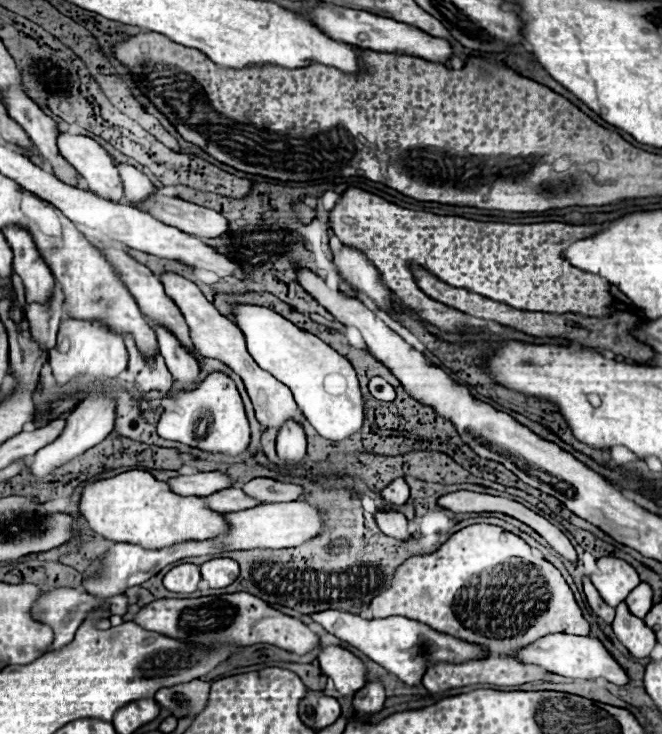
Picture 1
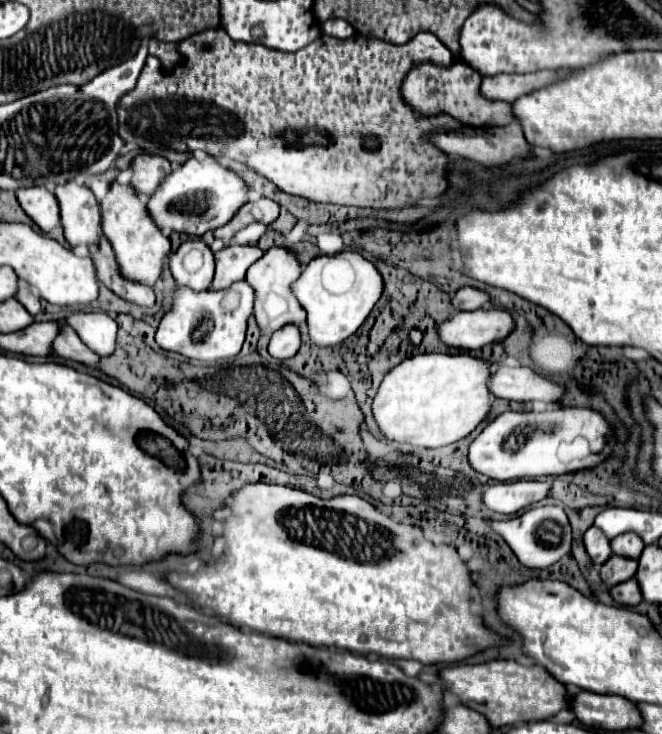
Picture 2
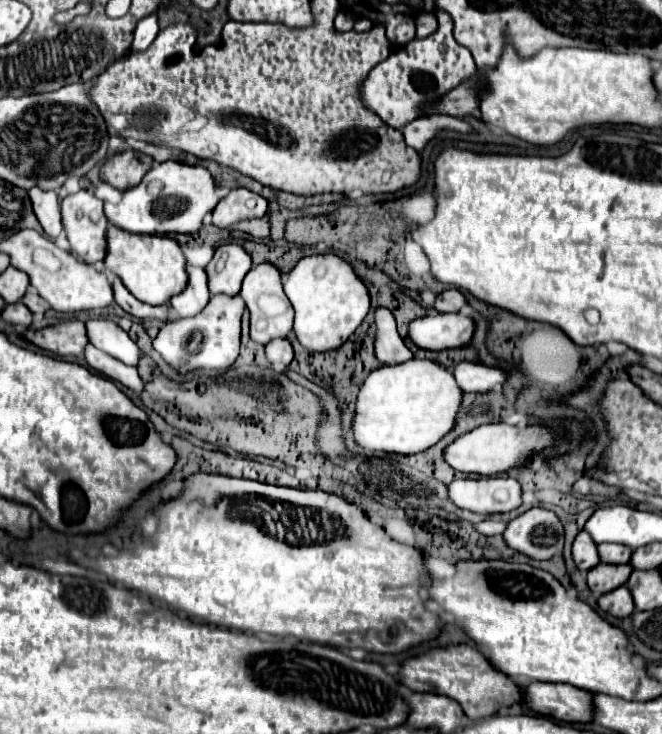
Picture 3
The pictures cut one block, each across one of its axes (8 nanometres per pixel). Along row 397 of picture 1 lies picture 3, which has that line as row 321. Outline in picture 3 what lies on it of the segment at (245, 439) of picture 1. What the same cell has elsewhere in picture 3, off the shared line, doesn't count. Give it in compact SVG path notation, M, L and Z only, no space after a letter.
M212 296L208 306L194 318L182 318L168 322L154 338L154 350L180 374L188 374L198 368L228 370L238 358L240 350L240 318L244 304L240 296Z

